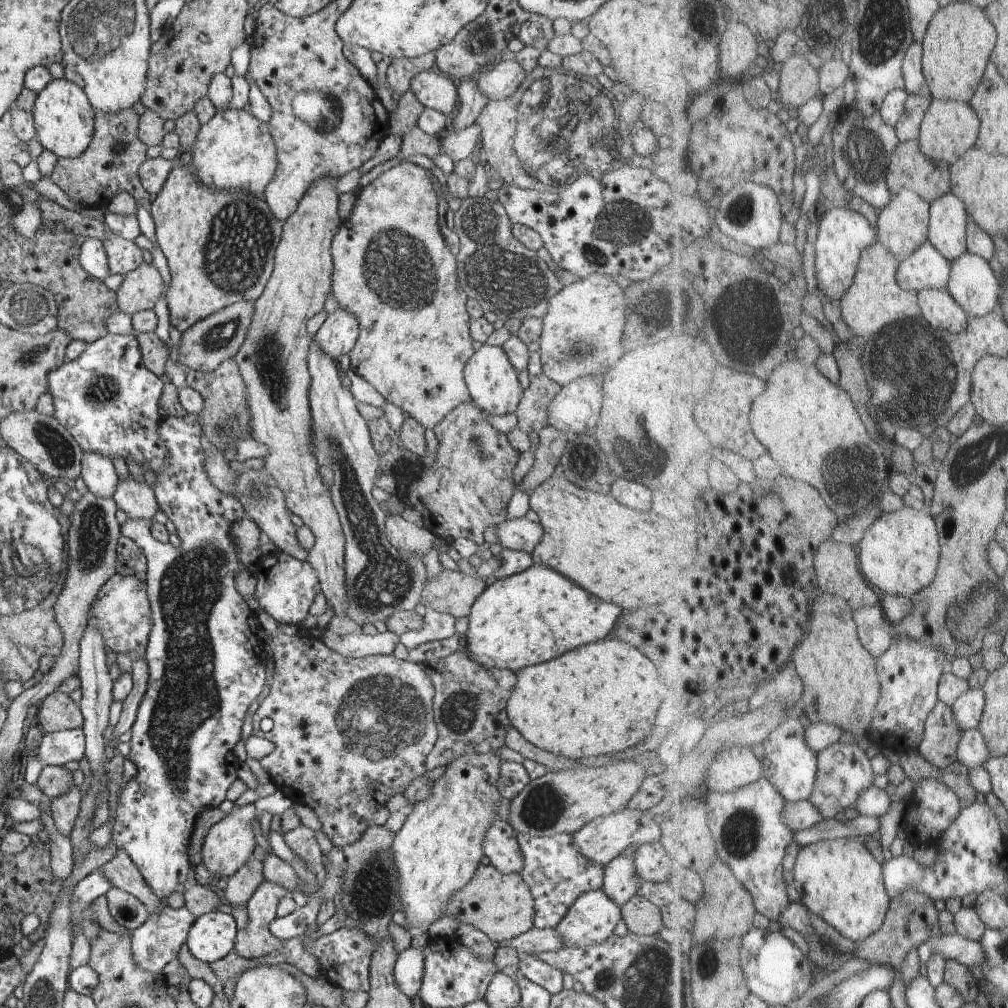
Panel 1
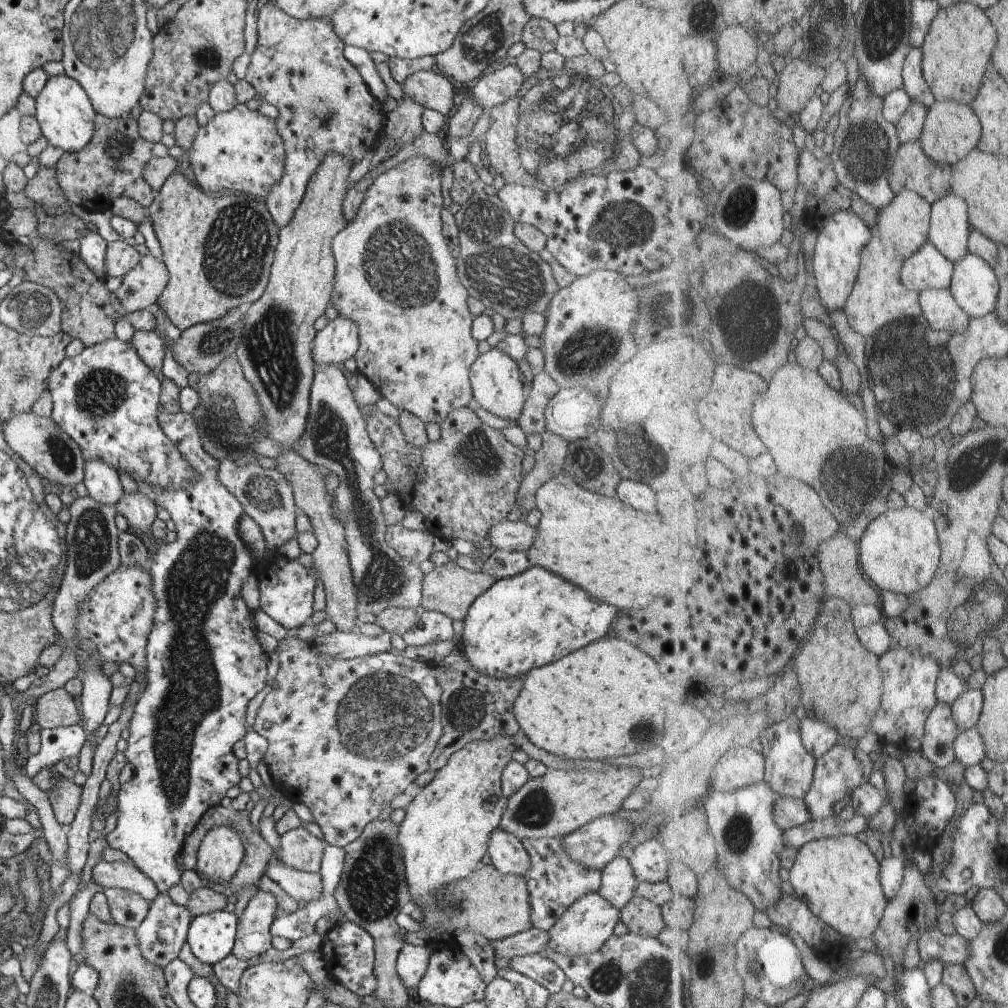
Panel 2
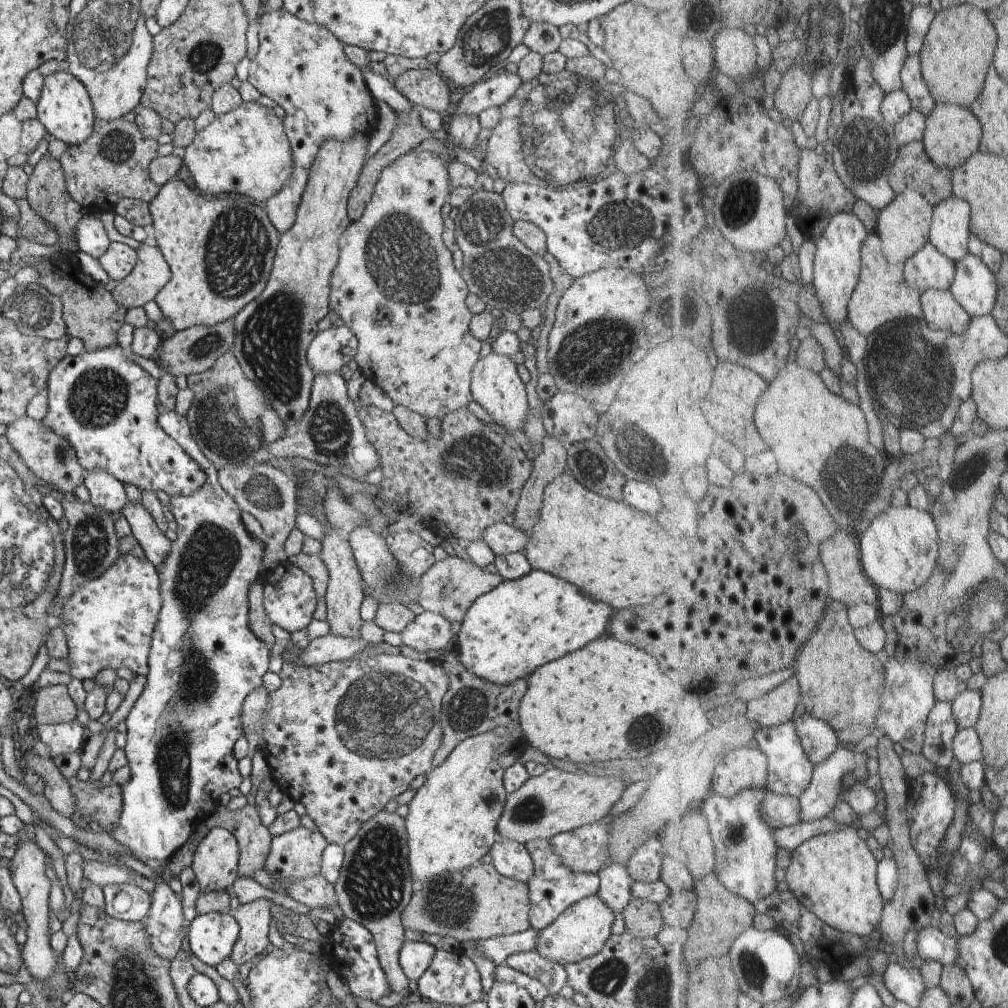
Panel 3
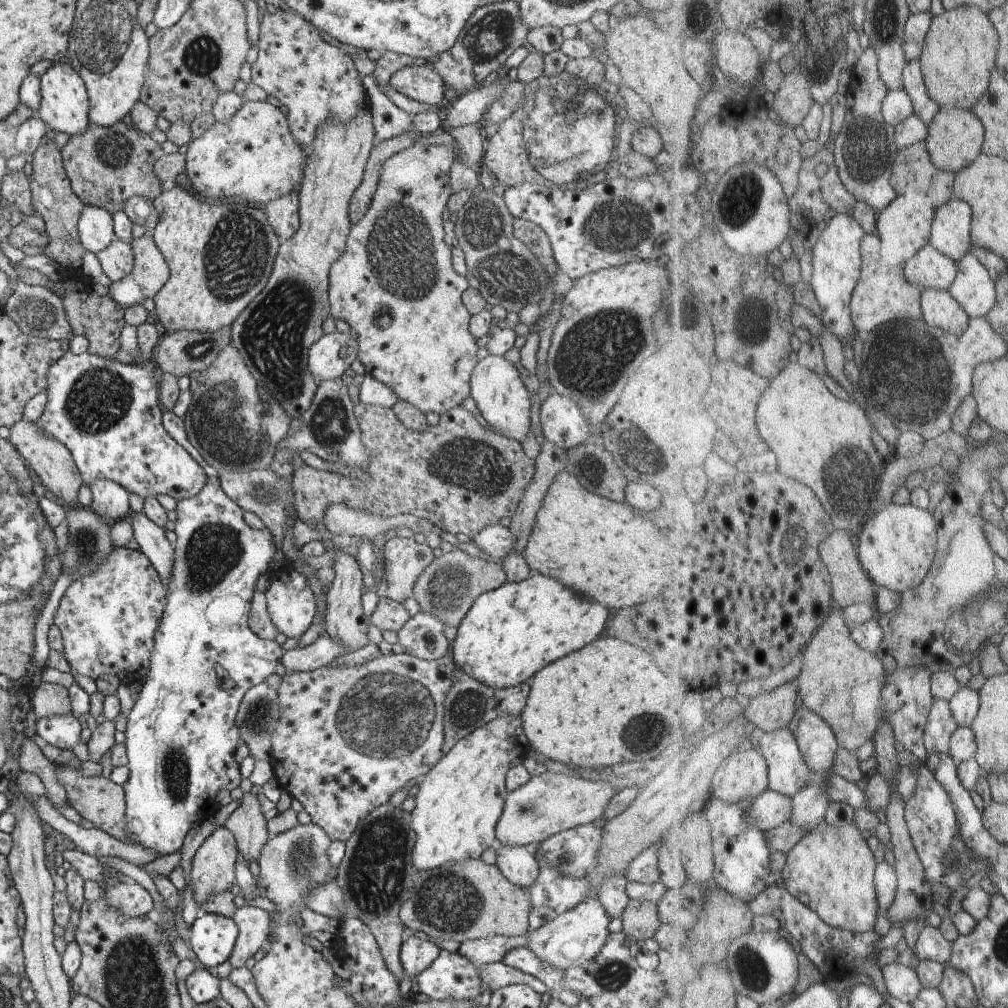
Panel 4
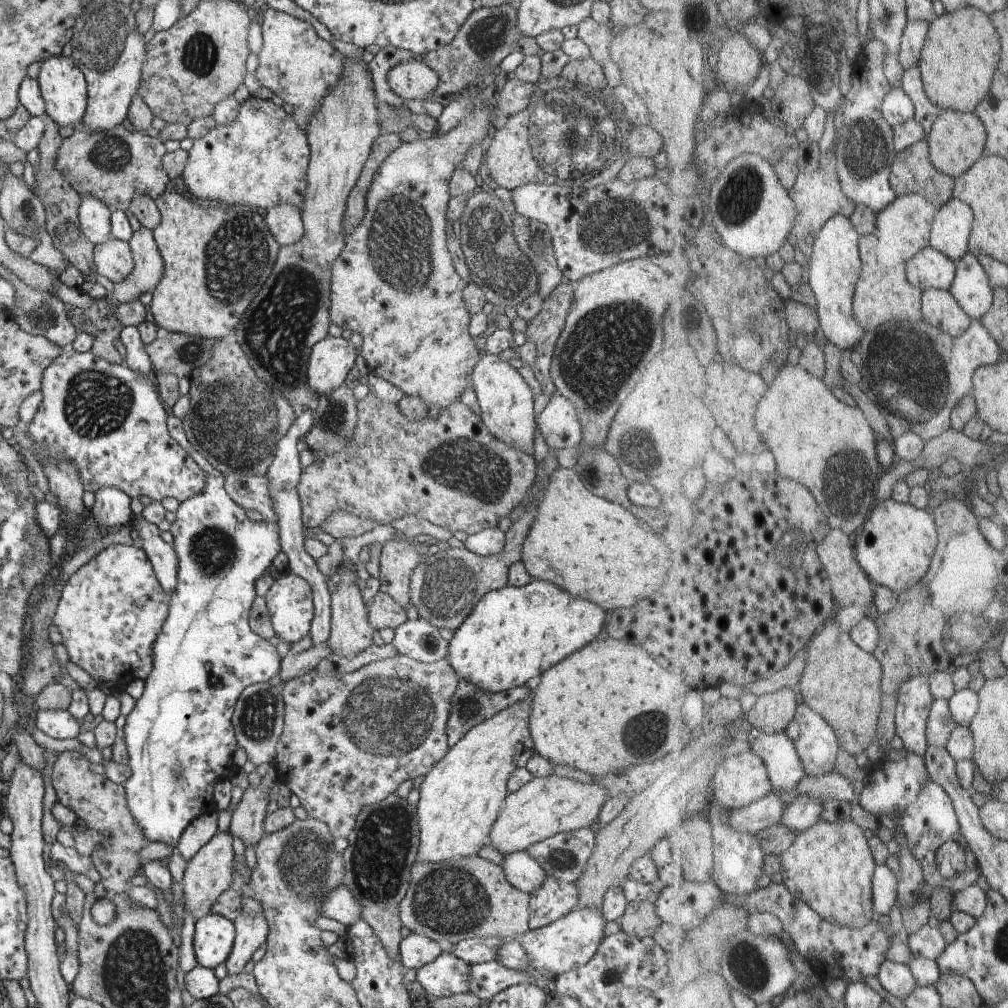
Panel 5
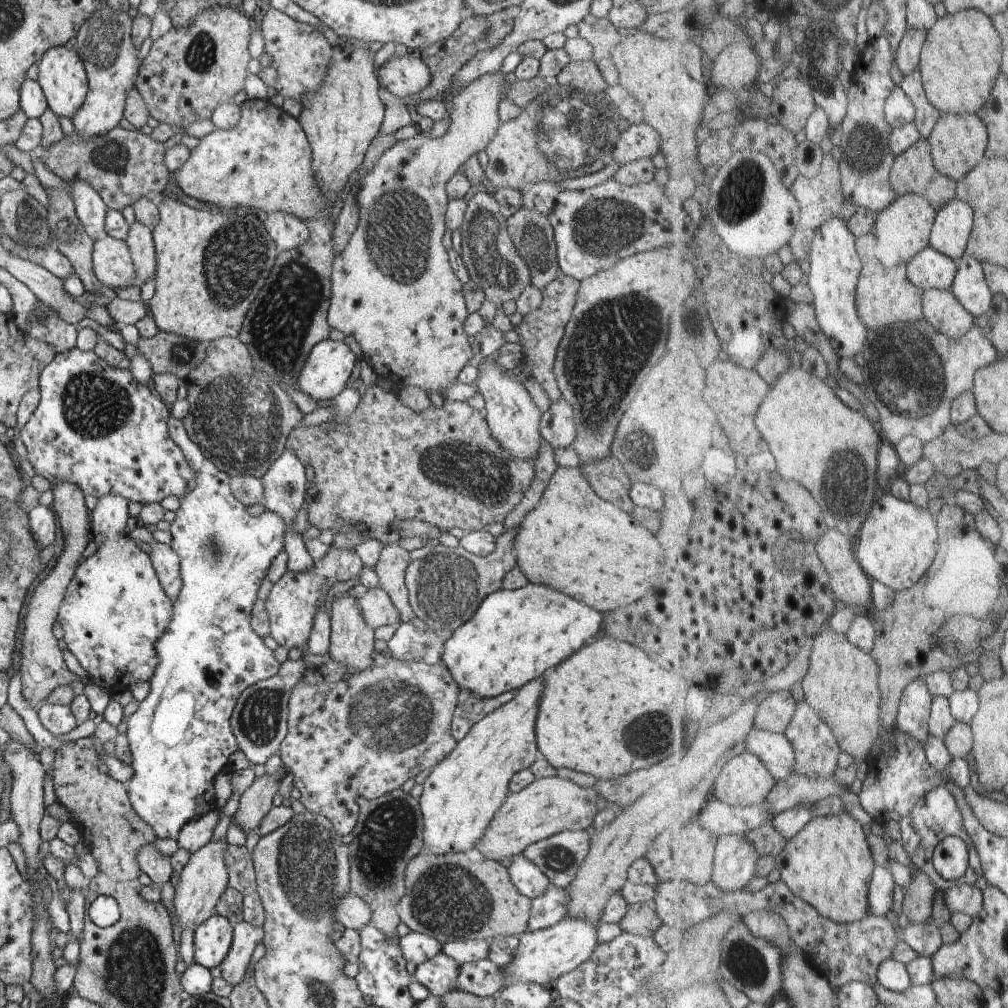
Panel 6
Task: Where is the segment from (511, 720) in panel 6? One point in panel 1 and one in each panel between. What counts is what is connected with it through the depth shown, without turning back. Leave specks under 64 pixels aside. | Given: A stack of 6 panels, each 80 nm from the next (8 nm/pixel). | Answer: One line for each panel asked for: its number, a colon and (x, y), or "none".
1: (437, 850)
2: (445, 833)
3: (452, 822)
4: (461, 798)
5: (460, 798)

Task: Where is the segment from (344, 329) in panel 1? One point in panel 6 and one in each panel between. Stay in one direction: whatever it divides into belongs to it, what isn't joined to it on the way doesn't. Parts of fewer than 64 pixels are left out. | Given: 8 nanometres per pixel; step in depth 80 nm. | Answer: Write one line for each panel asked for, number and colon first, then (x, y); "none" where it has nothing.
2: (339, 341)
3: (330, 350)
4: (330, 356)
5: (330, 360)
6: (327, 368)

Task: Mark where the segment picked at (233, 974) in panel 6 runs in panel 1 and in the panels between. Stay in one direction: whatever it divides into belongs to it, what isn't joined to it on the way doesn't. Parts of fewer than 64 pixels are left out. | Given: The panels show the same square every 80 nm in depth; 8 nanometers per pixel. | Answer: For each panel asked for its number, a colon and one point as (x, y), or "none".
1: (255, 940)
2: (253, 938)
3: (253, 918)
4: (253, 923)
5: (251, 932)

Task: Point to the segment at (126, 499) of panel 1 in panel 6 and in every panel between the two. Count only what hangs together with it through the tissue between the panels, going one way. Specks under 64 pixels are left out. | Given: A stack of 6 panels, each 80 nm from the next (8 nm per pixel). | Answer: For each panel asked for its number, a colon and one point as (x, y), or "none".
2: (140, 511)
3: (156, 546)
4: (151, 538)
5: (164, 560)
6: (165, 561)

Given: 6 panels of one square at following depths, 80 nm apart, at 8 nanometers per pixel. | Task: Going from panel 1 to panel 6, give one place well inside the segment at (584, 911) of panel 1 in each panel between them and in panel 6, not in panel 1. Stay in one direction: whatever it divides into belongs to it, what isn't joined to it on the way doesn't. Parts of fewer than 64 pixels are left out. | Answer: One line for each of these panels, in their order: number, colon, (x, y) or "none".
2: (583, 928)
3: (580, 931)
4: (572, 938)
5: (566, 944)
6: (542, 956)

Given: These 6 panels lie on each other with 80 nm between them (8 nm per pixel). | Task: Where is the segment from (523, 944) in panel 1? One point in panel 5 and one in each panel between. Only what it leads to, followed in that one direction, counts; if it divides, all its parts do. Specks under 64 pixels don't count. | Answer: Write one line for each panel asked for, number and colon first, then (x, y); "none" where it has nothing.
2: (533, 940)
3: (497, 949)
4: (492, 949)
5: (475, 950)

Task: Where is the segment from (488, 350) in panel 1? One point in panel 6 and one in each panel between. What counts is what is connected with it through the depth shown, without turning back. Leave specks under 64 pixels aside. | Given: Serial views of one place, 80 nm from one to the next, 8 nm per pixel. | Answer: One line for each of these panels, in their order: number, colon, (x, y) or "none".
2: (495, 381)
3: (495, 384)
4: (496, 385)
5: (506, 401)
6: (514, 420)

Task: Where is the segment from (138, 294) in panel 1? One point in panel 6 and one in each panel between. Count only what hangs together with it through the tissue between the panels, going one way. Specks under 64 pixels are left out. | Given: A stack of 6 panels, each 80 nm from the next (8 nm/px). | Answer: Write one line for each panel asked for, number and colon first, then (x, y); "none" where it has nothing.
2: (142, 286)
3: (151, 272)
4: (150, 271)
5: (147, 271)
6: (139, 239)

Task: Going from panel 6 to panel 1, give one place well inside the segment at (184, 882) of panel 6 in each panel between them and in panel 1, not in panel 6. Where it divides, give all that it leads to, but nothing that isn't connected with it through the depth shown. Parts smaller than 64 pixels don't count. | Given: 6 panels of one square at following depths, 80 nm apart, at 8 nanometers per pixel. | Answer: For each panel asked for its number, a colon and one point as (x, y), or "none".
1: (228, 845)
2: (221, 851)
3: (215, 860)
4: (212, 871)
5: (209, 873)

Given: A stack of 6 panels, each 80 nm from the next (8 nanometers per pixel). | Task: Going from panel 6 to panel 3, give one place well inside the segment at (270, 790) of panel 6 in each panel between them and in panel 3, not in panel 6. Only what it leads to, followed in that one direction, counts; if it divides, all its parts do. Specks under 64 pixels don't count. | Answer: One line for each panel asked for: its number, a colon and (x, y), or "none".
3: (254, 839)
4: (247, 824)
5: (247, 820)

